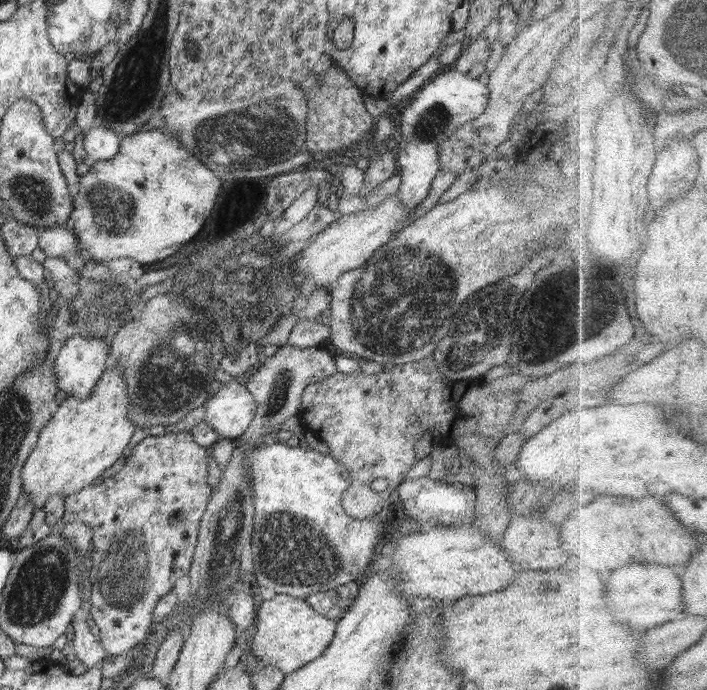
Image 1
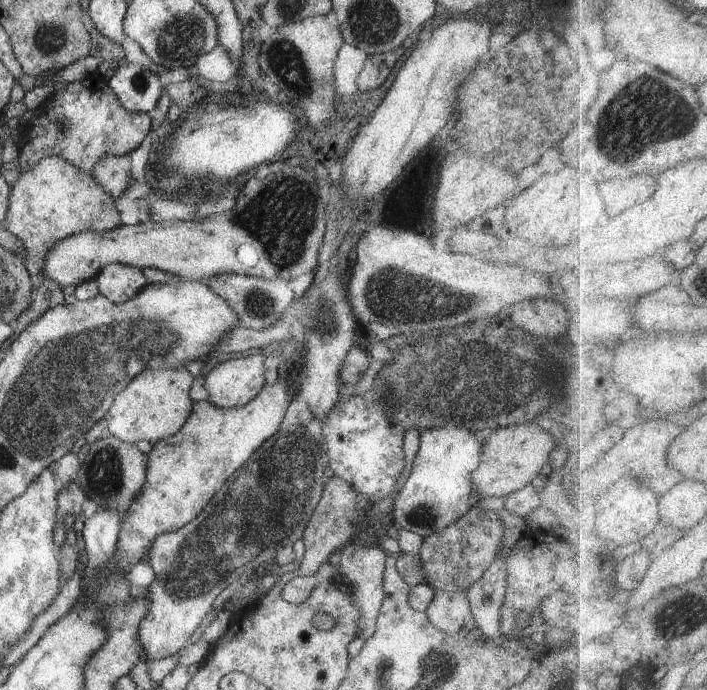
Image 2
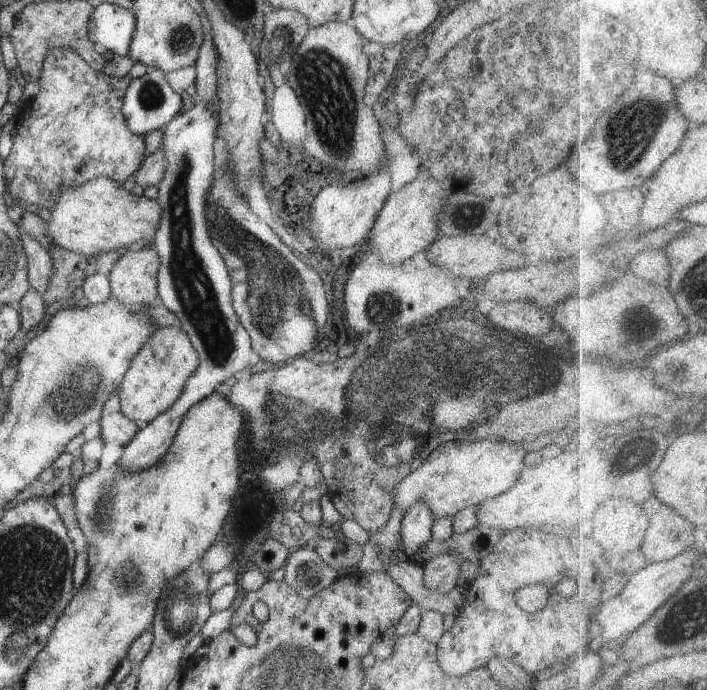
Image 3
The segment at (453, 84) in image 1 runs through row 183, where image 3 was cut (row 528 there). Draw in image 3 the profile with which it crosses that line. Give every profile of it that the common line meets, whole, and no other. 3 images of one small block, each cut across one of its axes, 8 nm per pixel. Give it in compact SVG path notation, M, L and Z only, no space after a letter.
M416 502L404 515L400 536L404 547L403 554L408 559L422 562L419 555L425 544L432 539L431 528L434 519L434 514L426 502Z

